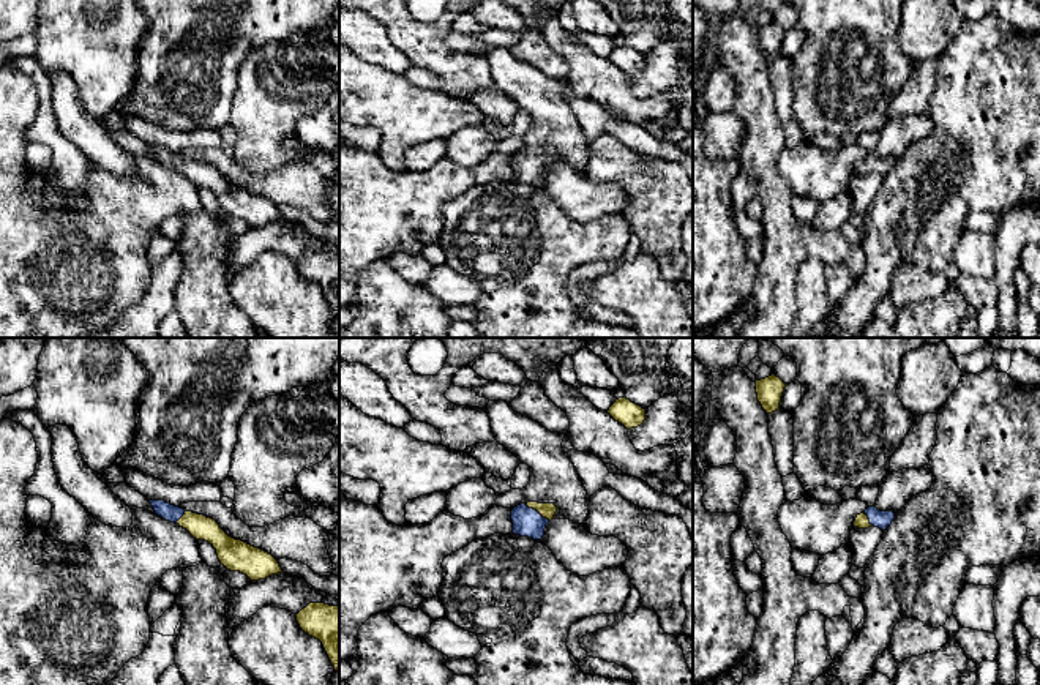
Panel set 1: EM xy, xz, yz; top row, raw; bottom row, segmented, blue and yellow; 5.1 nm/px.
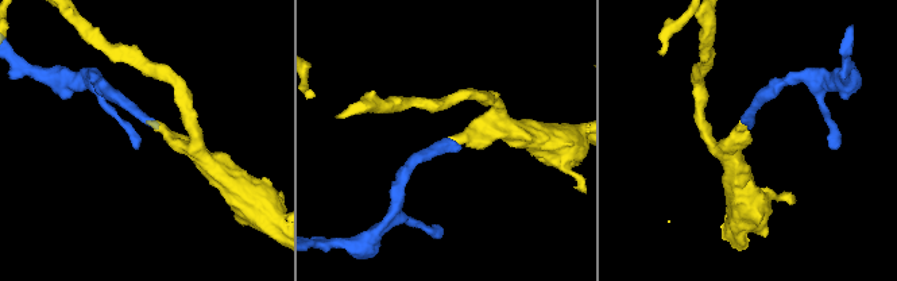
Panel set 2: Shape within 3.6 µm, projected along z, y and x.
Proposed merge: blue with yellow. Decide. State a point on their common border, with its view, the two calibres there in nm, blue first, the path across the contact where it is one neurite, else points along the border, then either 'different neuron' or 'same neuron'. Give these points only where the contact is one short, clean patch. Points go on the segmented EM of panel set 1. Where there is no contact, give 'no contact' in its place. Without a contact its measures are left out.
meets blue in xz at (535, 510); 140 nm thick on the blue side, 80 nm on the other; runs through xz (529, 523), (535, 510), (546, 510); same neuron

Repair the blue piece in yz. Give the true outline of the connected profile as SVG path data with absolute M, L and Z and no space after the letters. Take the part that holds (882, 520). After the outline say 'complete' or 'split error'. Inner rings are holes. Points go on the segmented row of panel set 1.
M868 507L863 513L857 515L854 527L868 529L871 526L885 530L895 519L893 511L881 511L876 507Z | split error

